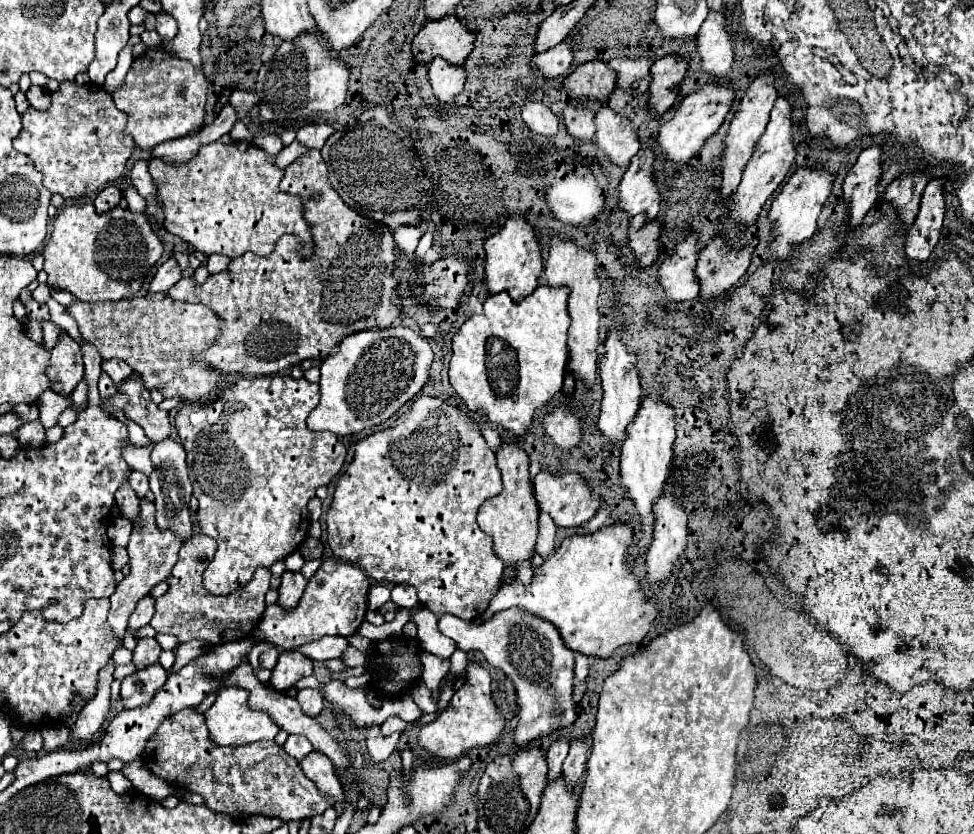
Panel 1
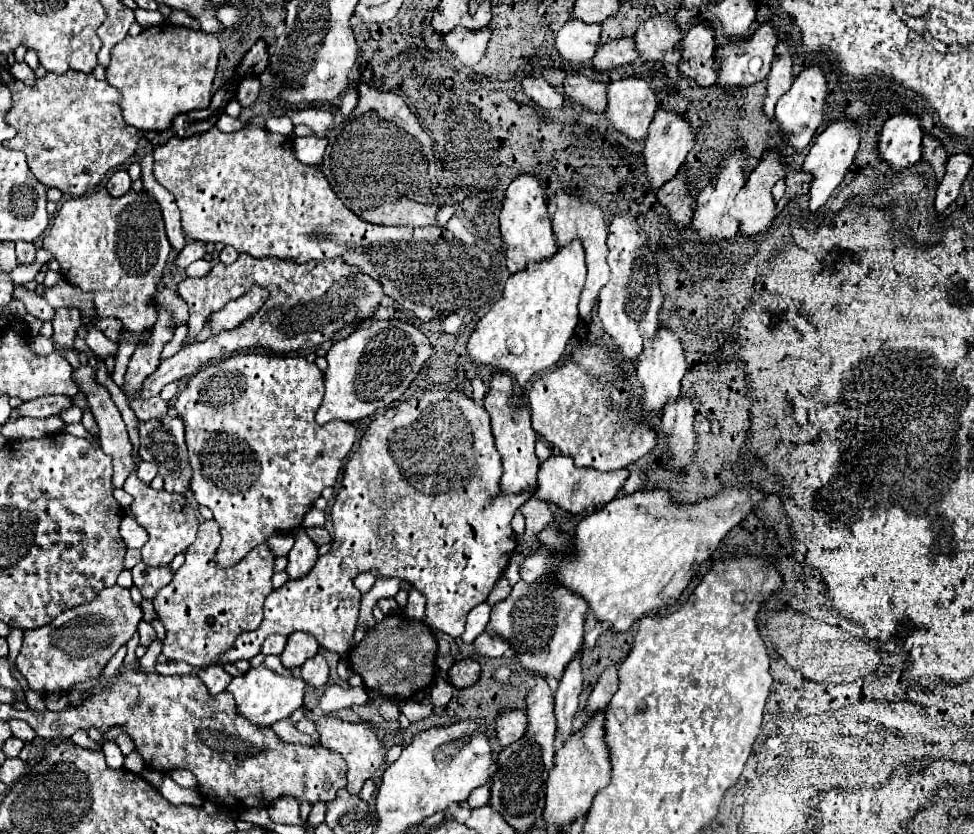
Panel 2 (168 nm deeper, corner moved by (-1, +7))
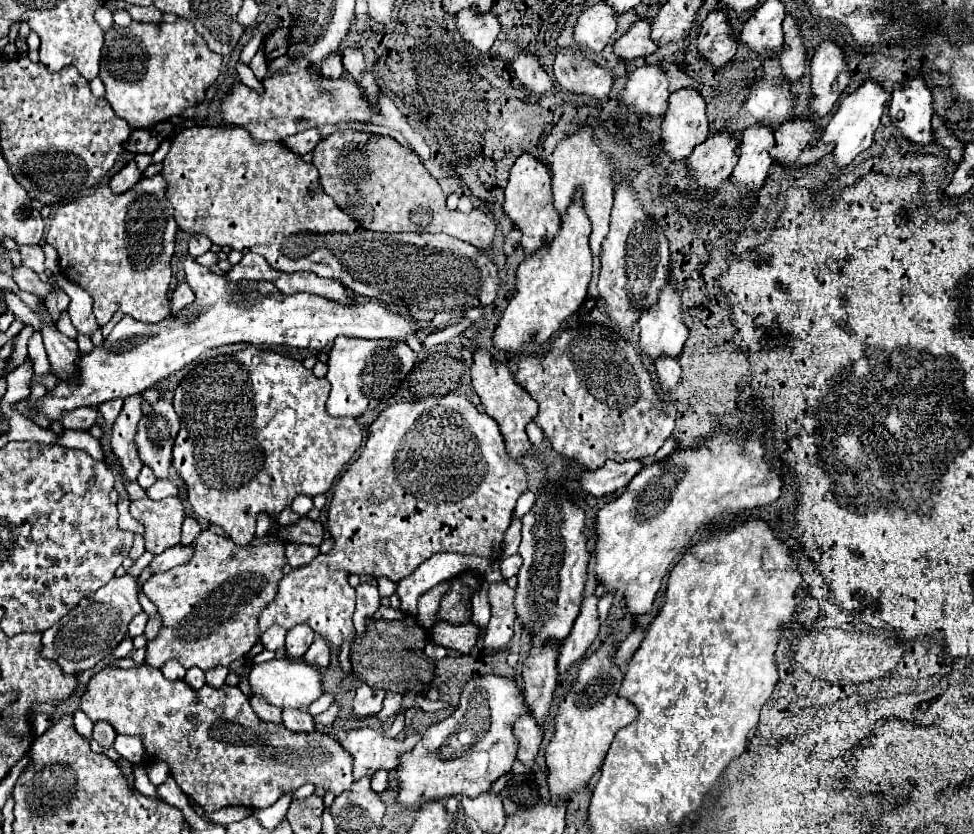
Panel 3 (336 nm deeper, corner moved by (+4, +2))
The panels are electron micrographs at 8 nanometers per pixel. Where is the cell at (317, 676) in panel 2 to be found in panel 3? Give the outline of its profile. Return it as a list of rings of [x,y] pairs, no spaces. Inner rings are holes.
[[[316,638],[312,642],[312,646],[308,648],[308,652],[304,654],[306,664],[310,664],[314,668],[326,668],[328,666],[328,658],[330,658],[330,646],[322,638]]]

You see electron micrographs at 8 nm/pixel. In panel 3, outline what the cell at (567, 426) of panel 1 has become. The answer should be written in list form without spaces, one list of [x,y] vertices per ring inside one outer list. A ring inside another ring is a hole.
[[[582,324],[578,328],[562,330],[552,338],[550,346],[550,352],[542,358],[522,356],[514,378],[516,384],[522,384],[524,390],[538,402],[538,416],[534,422],[542,428],[544,436],[560,456],[576,460],[586,470],[596,470],[606,460],[640,460],[654,456],[662,448],[674,430],[676,406],[674,402],[658,398],[642,364],[642,356],[632,344],[618,336],[616,330],[598,324]]]

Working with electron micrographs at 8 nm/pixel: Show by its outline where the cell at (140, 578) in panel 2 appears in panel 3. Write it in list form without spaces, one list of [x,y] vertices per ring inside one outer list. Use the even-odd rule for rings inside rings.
[[[178,544],[176,548],[170,548],[170,550],[166,550],[164,554],[154,556],[154,560],[150,562],[150,572],[152,572],[152,574],[166,572],[166,570],[170,570],[170,568],[174,568],[174,566],[186,562],[190,556],[192,556],[192,546],[186,546],[186,548],[184,548],[182,544]]]

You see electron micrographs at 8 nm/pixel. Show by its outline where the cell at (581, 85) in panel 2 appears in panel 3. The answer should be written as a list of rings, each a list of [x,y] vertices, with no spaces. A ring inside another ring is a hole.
[[[576,48],[562,50],[556,56],[554,76],[564,90],[572,94],[586,94],[600,100],[606,98],[612,88],[610,74],[606,74],[600,66],[596,66]]]

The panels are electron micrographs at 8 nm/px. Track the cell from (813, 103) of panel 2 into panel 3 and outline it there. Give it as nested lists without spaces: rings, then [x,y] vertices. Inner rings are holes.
[[[822,42],[810,58],[810,100],[812,114],[824,118],[838,102],[850,76],[842,50],[832,42]]]

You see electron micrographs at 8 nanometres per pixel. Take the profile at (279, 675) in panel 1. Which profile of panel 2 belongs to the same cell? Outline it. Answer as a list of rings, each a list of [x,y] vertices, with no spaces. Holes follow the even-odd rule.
[[[295,631],[289,635],[289,641],[281,655],[281,661],[287,669],[295,669],[295,667],[301,667],[307,659],[311,659],[311,655],[315,655],[317,651],[319,651],[319,643],[313,635]]]

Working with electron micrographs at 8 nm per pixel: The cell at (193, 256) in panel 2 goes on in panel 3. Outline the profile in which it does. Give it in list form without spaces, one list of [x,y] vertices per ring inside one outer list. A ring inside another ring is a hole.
[[[192,236],[190,238],[190,248],[188,248],[188,252],[190,252],[190,256],[192,258],[198,258],[198,256],[202,256],[202,254],[206,254],[208,250],[210,250],[210,246],[212,246],[212,242],[206,238],[206,236]]]

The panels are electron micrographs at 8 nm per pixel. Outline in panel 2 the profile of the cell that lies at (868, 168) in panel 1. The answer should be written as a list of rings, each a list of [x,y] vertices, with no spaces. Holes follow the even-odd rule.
[[[909,111],[895,113],[885,121],[881,135],[877,151],[895,171],[901,171],[921,159],[923,129],[917,115],[911,115]]]

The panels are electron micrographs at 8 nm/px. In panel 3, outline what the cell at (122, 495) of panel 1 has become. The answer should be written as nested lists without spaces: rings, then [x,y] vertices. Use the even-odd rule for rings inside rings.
[[[44,308],[42,336],[44,336],[50,370],[56,376],[74,376],[74,364],[78,364],[78,352],[80,352],[78,344],[56,330],[54,322],[46,314],[46,308]]]

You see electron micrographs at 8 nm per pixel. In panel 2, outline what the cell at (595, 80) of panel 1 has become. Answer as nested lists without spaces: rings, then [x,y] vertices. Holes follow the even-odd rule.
[[[625,37],[625,39],[617,39],[617,41],[601,45],[599,51],[595,53],[593,65],[597,71],[609,71],[609,69],[623,67],[637,57],[639,57],[639,53],[635,51],[633,37]]]

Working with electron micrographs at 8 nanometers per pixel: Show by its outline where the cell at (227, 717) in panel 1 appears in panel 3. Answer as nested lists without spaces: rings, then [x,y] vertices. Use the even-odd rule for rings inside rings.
[[[282,658],[282,660],[270,660],[262,664],[254,664],[250,674],[248,674],[250,690],[252,696],[264,698],[268,704],[278,706],[280,710],[286,708],[306,708],[310,702],[314,702],[324,690],[320,684],[320,672],[312,666],[308,666],[302,658],[292,660],[292,658]]]

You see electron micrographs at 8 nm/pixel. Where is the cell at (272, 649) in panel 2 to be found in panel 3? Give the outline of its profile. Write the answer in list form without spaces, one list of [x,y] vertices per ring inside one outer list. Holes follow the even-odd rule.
[[[270,626],[264,636],[260,638],[260,642],[264,644],[264,650],[280,650],[284,648],[284,638],[286,638],[286,630],[284,628],[276,628],[276,626]]]

